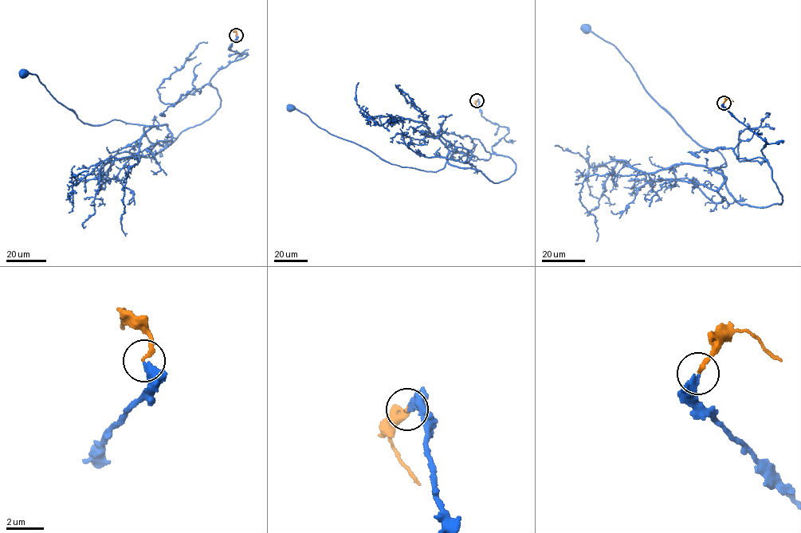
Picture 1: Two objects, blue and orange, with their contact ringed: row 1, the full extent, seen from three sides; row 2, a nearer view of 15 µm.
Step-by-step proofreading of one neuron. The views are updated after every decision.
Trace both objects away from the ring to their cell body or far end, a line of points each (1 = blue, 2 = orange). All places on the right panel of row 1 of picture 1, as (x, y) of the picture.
1: (723, 103), (767, 143), (761, 150), (781, 204), (735, 200), (721, 154), (687, 135), (618, 49), (587, 27)
2: (723, 103), (728, 98), (733, 101)

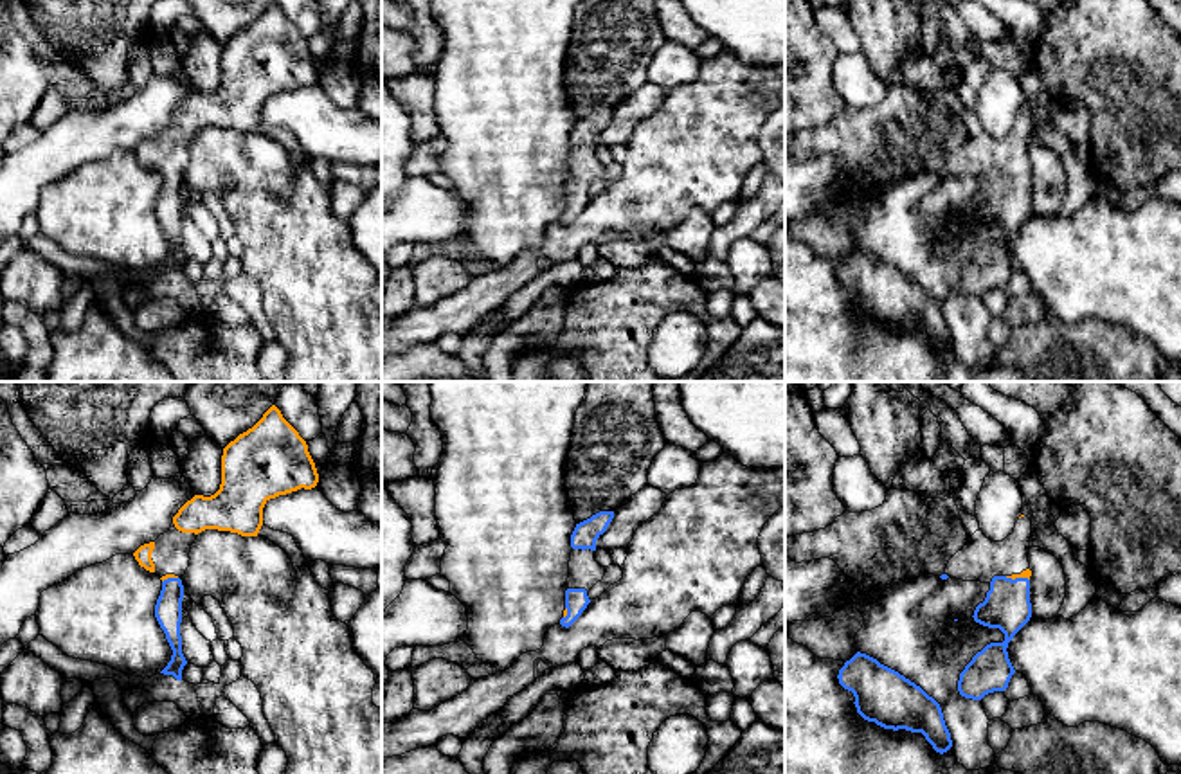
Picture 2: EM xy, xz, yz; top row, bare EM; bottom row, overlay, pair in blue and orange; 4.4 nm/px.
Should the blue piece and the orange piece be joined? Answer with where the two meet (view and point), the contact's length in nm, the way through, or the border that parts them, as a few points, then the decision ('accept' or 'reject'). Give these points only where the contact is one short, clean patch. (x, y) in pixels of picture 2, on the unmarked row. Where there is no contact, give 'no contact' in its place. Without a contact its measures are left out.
contact yz (1018, 175); length 110 nm; way yz (1007, 202), (1018, 175), (1027, 170); accept

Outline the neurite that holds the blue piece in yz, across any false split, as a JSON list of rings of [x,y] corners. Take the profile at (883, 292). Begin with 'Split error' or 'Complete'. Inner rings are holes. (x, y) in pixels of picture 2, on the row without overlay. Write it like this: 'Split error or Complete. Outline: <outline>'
Complete. Outline: [[[857,248],[837,275],[853,290],[857,310],[864,317],[884,326],[922,329],[940,351],[952,344],[940,301],[898,268]]]

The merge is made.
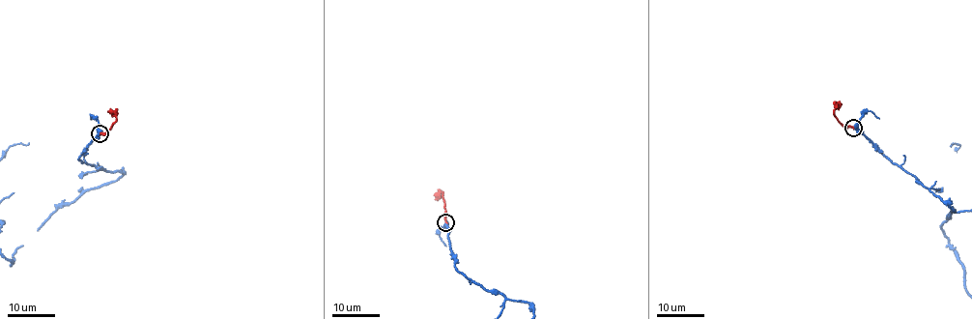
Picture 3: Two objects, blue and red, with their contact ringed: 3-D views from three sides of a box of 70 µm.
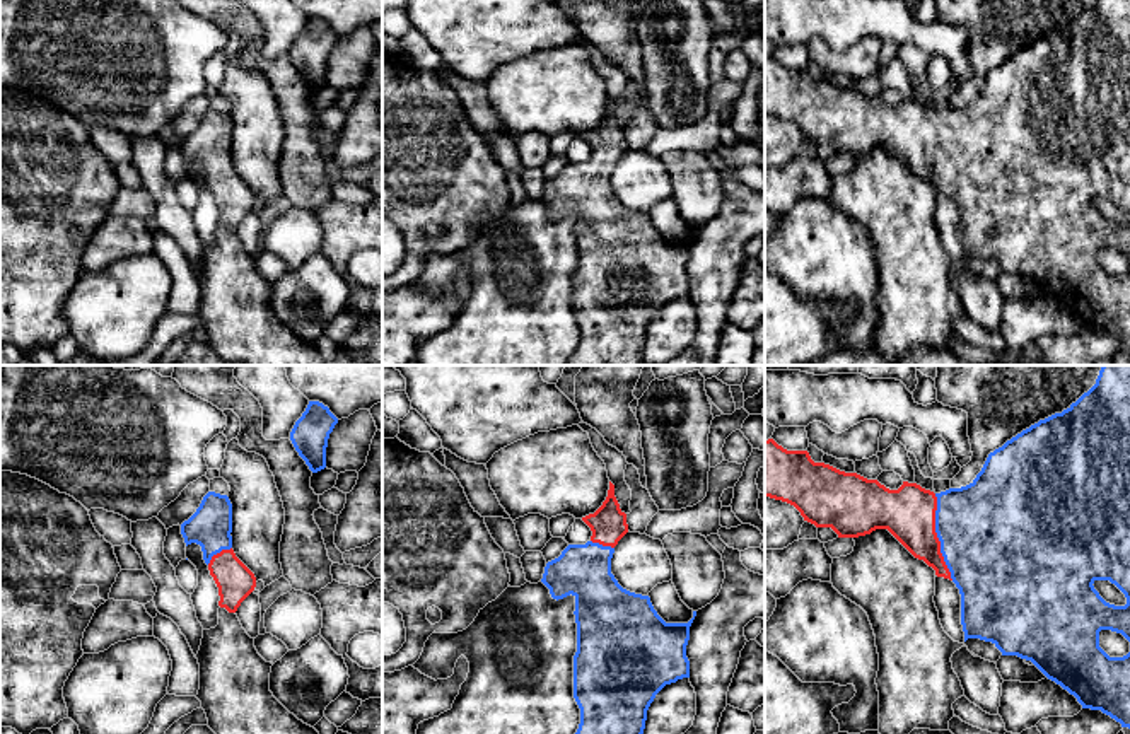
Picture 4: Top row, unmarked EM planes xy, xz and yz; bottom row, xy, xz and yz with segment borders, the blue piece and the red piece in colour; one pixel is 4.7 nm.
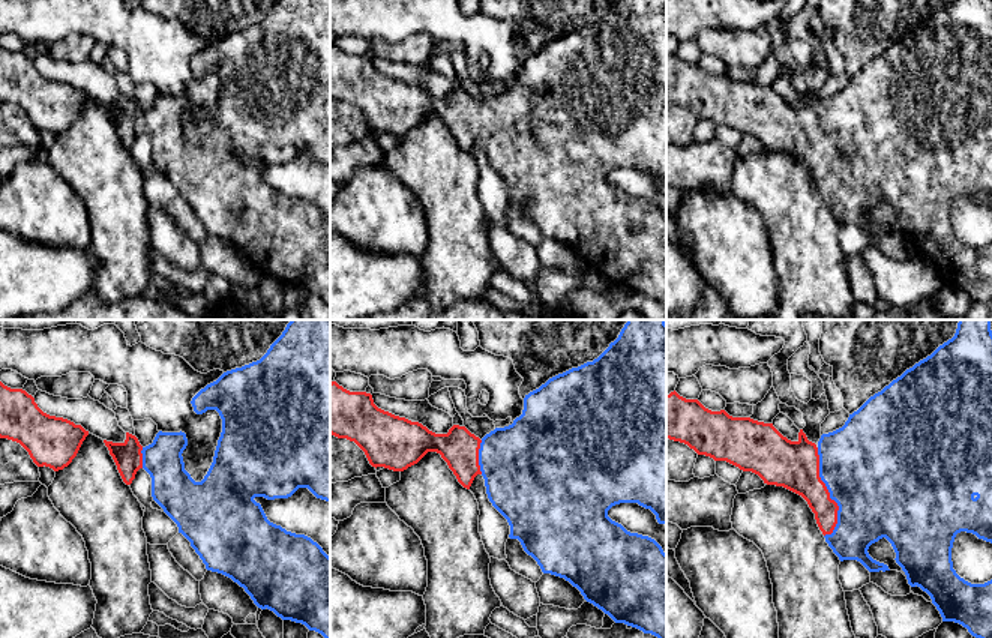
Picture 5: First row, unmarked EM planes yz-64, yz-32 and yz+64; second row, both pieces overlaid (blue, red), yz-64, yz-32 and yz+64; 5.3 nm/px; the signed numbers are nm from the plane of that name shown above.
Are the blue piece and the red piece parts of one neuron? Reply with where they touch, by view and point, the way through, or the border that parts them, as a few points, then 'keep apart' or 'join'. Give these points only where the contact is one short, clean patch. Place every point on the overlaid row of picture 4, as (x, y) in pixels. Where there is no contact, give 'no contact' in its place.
yz (937, 536) | join

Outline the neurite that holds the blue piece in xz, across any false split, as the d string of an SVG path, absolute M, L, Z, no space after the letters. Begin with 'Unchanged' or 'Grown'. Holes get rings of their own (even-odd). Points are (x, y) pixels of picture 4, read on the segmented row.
Grown. M609 481L608 497L603 502L603 505L582 521L591 527L592 536L585 545L568 545L562 555L551 562L546 563L545 574L541 582L550 589L550 594L553 599L563 599L567 596L575 597L575 623L577 623L577 652L574 655L574 698L580 708L580 724L575 734L644 734L645 720L647 720L647 710L650 703L654 702L655 695L671 683L676 683L678 679L690 678L690 661L686 657L686 645L690 640L690 626L696 616L696 611L693 611L693 618L688 623L666 623L657 611L654 609L650 597L630 592L623 589L615 575L611 574L611 558L615 553L615 546L618 541L628 533L626 524L626 514L620 509L620 504L615 497L615 485Z

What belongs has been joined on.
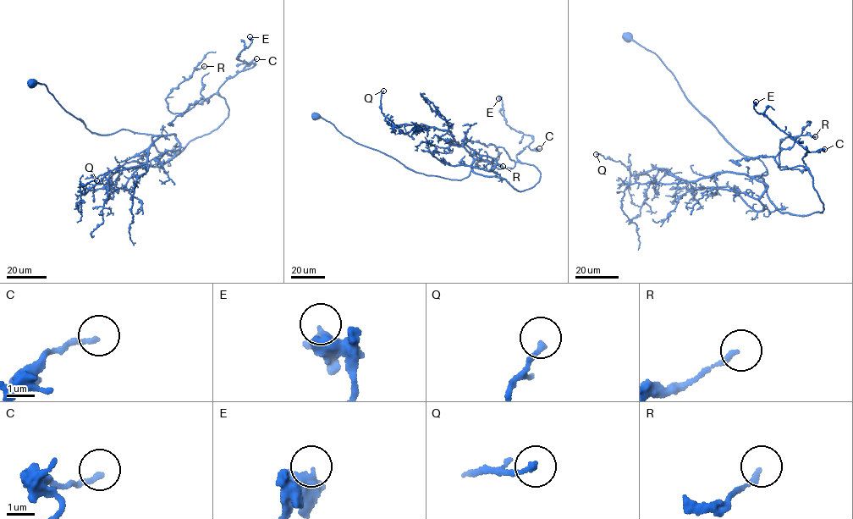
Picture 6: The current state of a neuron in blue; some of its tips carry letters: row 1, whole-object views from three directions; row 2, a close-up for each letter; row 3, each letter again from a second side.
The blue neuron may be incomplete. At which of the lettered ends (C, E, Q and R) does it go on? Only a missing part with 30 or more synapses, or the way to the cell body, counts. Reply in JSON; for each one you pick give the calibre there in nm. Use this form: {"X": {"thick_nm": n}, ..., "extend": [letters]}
{"extend": []}

